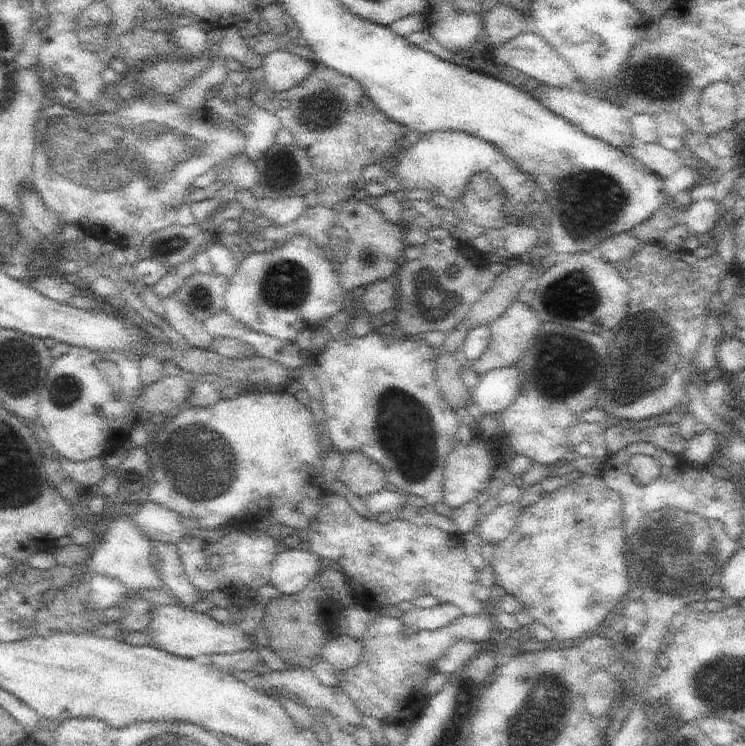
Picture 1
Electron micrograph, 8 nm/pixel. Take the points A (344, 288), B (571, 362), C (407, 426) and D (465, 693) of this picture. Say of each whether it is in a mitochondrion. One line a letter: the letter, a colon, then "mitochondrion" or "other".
A: other
B: mitochondrion
C: mitochondrion
D: mitochondrion

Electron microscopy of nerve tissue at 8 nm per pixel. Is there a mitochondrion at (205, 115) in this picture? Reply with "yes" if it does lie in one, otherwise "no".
no

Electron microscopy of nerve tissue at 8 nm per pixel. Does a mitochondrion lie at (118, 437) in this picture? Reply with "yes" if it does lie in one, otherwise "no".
no

